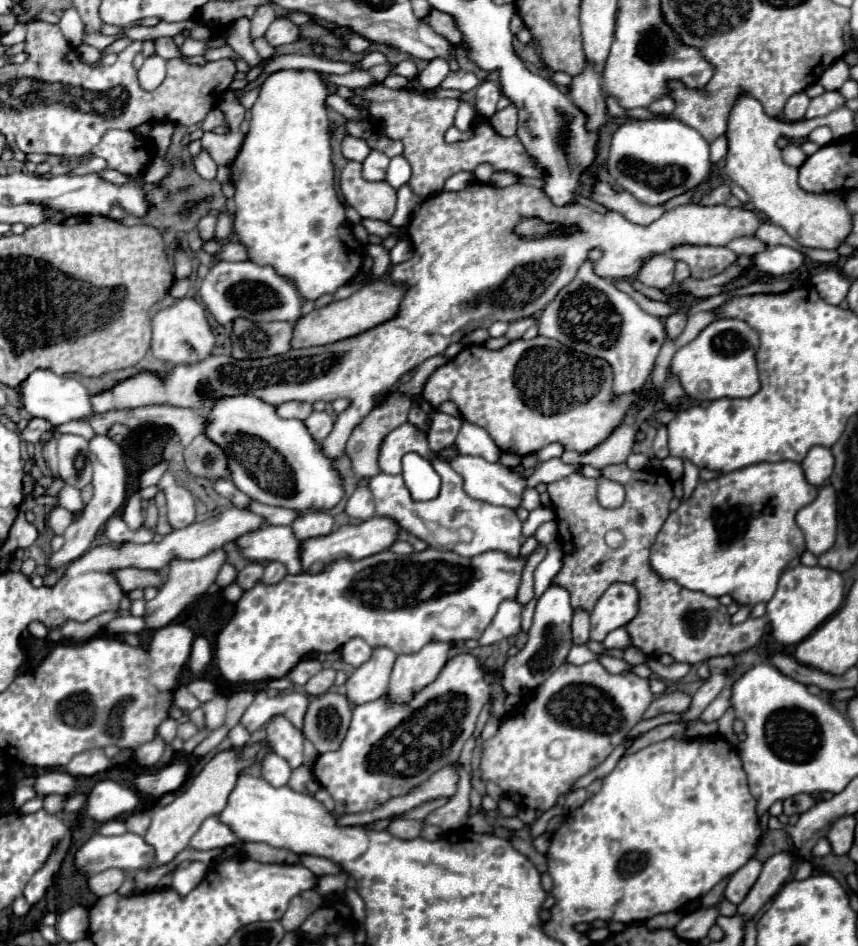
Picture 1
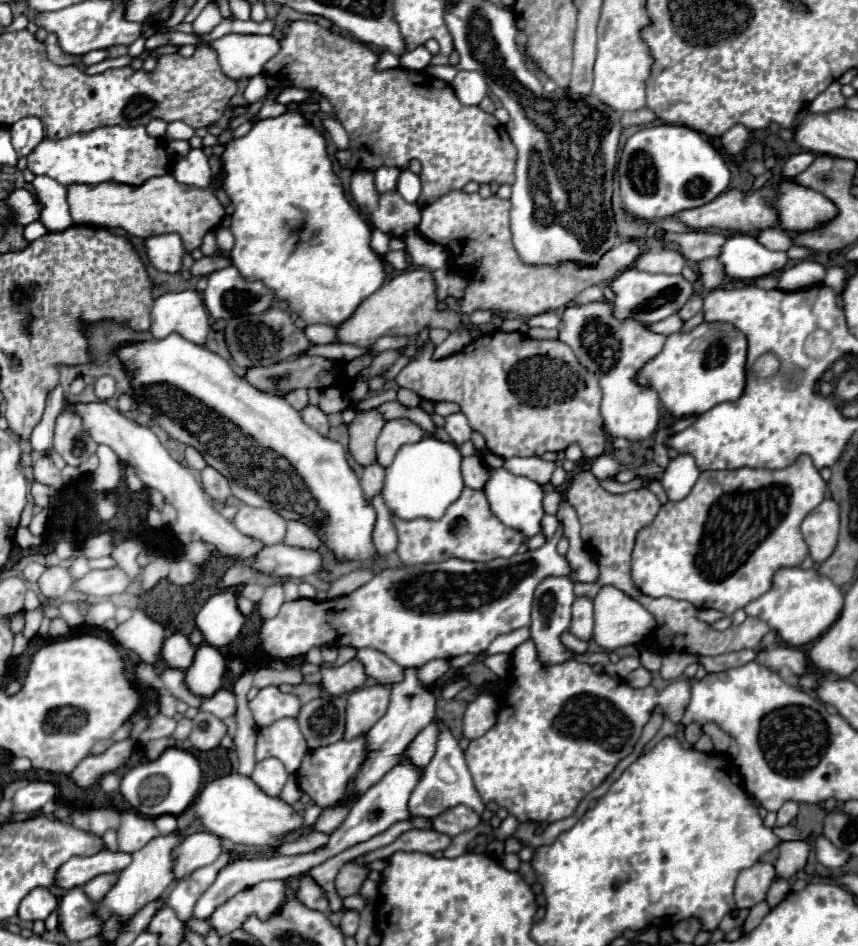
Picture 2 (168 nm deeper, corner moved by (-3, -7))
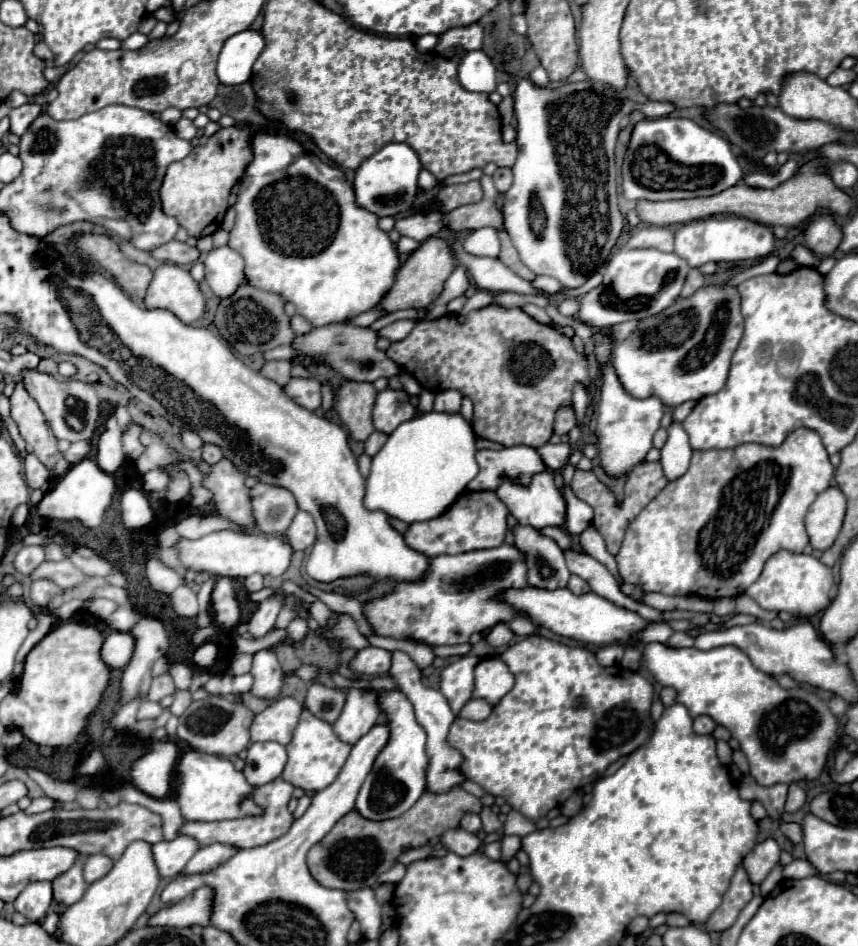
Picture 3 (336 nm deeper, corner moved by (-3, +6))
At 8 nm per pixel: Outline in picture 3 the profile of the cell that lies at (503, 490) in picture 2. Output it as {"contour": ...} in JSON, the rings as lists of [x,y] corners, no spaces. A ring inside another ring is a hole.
{"contour":[[[552,472],[536,474],[528,488],[504,482],[496,490],[498,498],[506,504],[508,512],[524,526],[546,528],[562,526],[566,520],[566,502],[562,492],[554,486]]]}

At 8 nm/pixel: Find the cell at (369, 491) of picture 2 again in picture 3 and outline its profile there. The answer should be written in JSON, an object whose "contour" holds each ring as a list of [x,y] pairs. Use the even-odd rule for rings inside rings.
{"contour":[[[374,430],[374,432],[368,436],[368,440],[366,440],[366,454],[368,454],[368,456],[374,456],[374,454],[384,446],[386,440],[388,440],[388,434]]]}

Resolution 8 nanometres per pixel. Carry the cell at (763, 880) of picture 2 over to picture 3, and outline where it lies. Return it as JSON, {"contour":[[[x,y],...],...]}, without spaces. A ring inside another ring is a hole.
{"contour":[[[766,838],[764,842],[758,842],[744,858],[744,868],[754,884],[760,884],[770,870],[778,864],[780,860],[780,846],[776,844],[774,838]]]}

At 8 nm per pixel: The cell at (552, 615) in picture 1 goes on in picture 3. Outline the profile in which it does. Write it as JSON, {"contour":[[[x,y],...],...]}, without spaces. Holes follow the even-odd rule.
{"contour":[[[516,524],[512,534],[514,546],[526,556],[528,584],[546,590],[564,588],[570,578],[564,550],[552,538],[540,534],[540,530],[532,526]]]}

